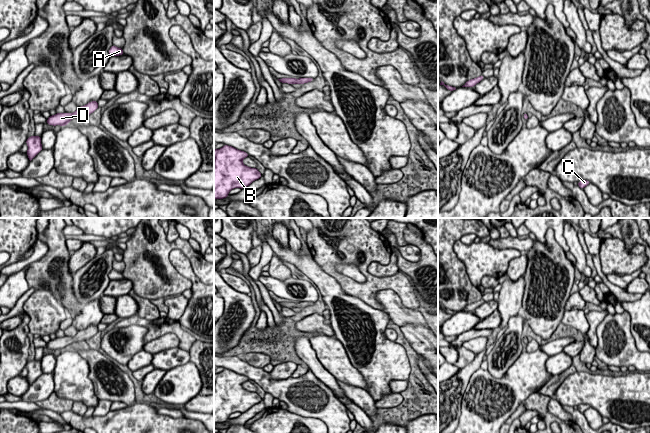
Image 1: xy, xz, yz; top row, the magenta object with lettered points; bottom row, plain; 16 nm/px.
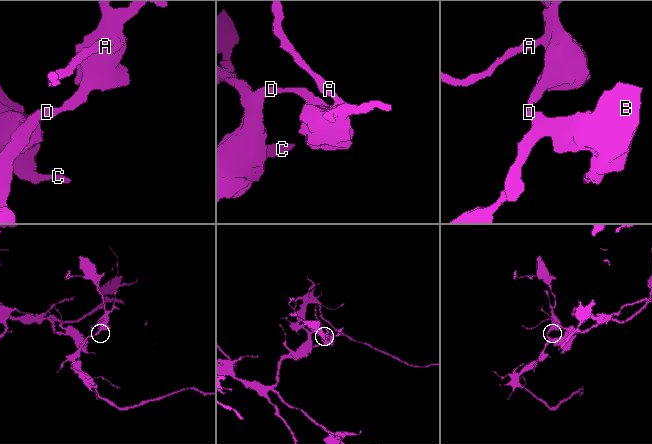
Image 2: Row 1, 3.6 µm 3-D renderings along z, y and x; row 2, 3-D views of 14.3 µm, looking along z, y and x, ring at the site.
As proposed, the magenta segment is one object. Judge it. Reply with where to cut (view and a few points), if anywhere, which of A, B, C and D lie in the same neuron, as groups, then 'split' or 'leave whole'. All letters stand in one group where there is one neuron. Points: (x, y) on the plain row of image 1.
cut none; groups A B C D; leave whole

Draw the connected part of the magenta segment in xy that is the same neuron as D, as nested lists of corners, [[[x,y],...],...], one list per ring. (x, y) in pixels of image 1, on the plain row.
[[[91,325],[84,330],[80,330],[74,337],[56,337],[55,339],[51,339],[47,343],[47,348],[56,350],[66,350],[70,347],[73,342],[80,342],[80,341],[87,341],[88,339],[92,338],[98,332],[98,325]]]

